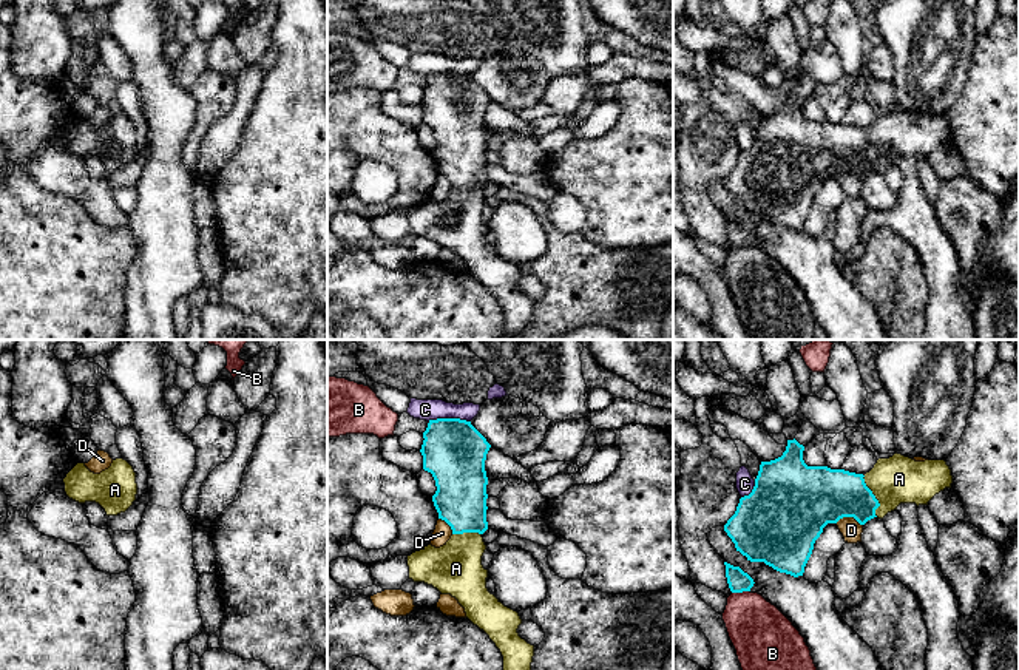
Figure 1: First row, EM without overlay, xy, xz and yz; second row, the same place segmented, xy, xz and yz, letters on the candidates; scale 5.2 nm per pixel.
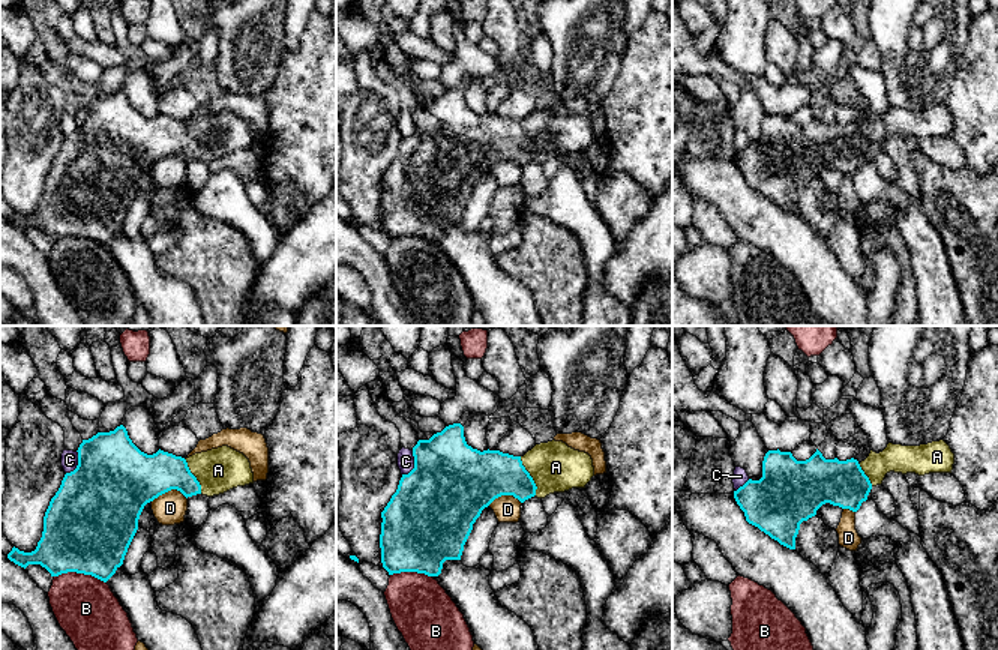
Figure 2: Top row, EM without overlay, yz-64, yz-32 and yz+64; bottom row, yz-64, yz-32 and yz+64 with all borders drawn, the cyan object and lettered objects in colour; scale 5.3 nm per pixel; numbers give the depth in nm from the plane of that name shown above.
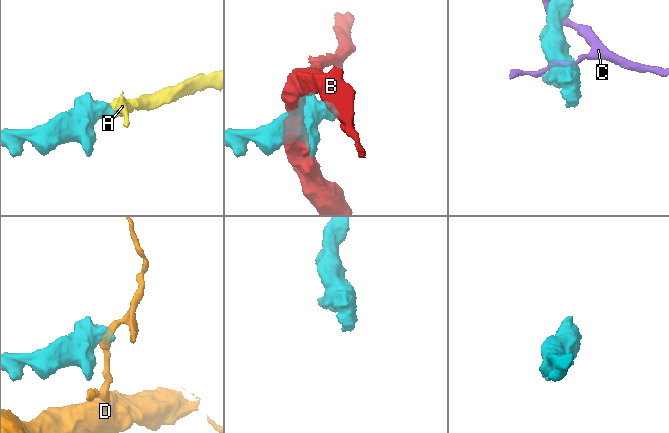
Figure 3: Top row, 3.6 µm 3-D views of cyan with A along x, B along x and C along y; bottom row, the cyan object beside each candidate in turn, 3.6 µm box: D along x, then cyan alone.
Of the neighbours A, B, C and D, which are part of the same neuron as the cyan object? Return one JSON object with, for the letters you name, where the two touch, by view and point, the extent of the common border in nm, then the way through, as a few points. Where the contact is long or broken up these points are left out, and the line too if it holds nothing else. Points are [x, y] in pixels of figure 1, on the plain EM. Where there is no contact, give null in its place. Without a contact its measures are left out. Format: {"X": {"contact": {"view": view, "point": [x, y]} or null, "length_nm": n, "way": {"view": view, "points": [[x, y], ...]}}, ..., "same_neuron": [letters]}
{"A": {"contact": {"view": "yz", "point": [874, 150]}, "length_nm": 220, "way": {"view": "yz", "points": [[826, 150], [874, 150], [899, 133]]}}, "same_neuron": ["A"]}

